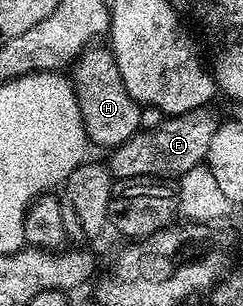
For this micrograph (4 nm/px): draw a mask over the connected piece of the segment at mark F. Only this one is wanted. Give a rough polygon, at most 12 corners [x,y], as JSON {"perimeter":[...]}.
{"perimeter":[[209,107],[141,129],[109,153],[119,181],[170,182],[205,161]]}

